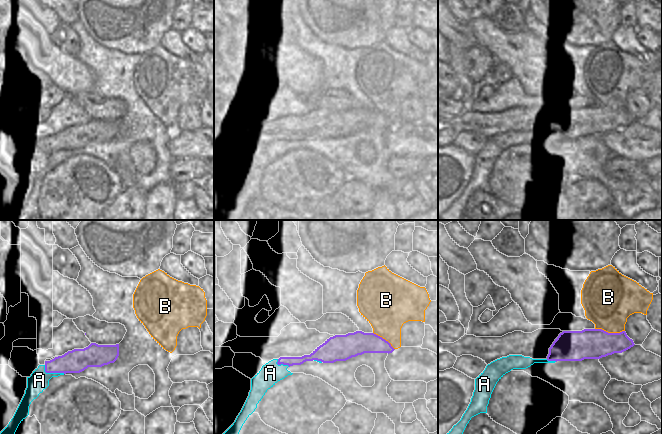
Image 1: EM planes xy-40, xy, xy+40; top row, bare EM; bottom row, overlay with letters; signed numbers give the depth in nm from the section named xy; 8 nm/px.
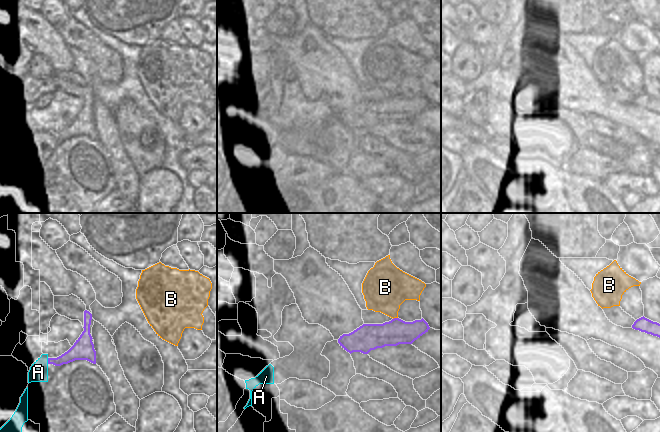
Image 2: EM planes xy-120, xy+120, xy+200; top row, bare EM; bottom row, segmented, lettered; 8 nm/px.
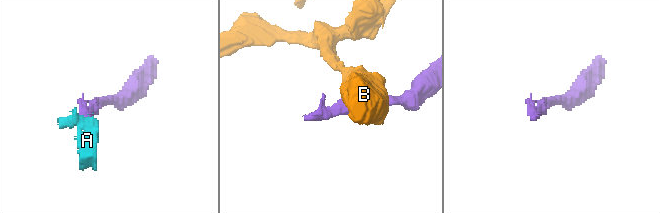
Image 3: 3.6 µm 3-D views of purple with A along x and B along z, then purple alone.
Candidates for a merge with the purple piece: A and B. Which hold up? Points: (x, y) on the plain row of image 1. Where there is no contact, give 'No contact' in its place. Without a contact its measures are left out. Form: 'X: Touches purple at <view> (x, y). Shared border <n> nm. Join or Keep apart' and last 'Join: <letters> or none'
A: Touches purple at xy-40 (52, 148). Shared border 180 nm. Keep apart
B: Touches purple at xy+40 (610, 109). Shared border 240 nm. Keep apart
Join: none

